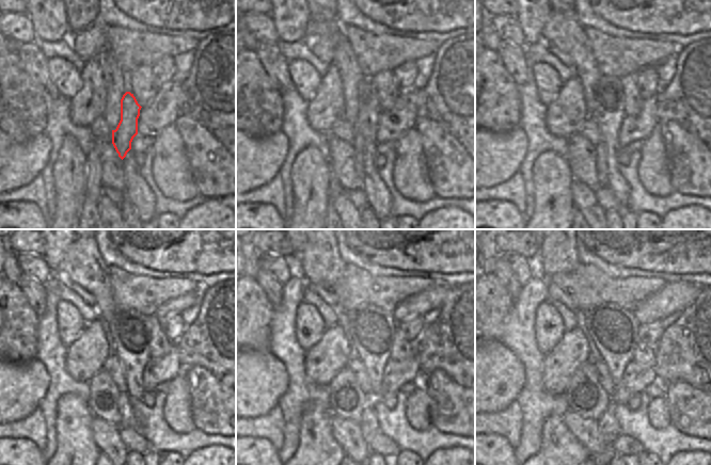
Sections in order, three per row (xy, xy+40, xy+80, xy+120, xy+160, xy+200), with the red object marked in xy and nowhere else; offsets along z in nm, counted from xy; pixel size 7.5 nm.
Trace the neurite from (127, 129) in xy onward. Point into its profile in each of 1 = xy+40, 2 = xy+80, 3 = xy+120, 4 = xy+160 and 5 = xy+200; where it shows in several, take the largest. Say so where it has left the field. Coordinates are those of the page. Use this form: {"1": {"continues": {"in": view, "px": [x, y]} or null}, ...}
{"1": {"continues": {"in": "xy+40", "px": [362, 129]}}, "2": {"continues": {"in": "xy+80", "px": [601, 150]}}, "3": {"continues": {"in": "xy+120", "px": [125, 407]}}, "4": {"continues": {"in": "xy+160", "px": [368, 423]}}, "5": {"continues": {"in": "xy+200", "px": [609, 428]}}}

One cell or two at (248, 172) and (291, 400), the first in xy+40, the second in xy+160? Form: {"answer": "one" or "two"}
{"answer": "two"}

